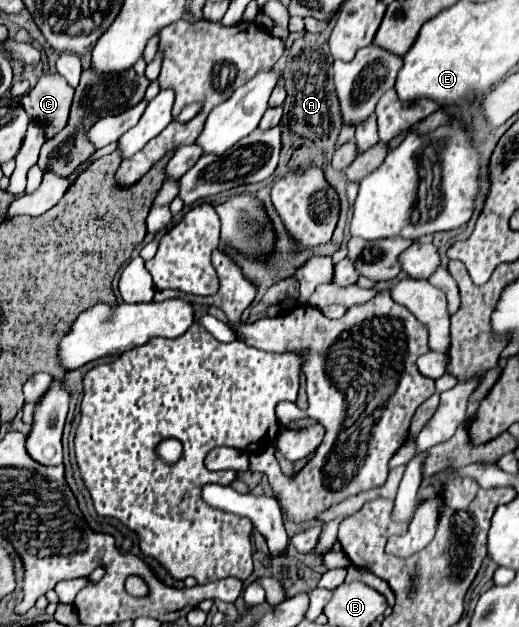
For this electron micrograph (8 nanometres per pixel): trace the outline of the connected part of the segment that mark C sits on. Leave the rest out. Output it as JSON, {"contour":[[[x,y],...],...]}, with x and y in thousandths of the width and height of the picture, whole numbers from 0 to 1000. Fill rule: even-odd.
{"contour":[[[83,118],[75,131],[40,156],[56,195],[83,204],[91,223],[110,217],[129,198],[141,140],[114,118]]]}

